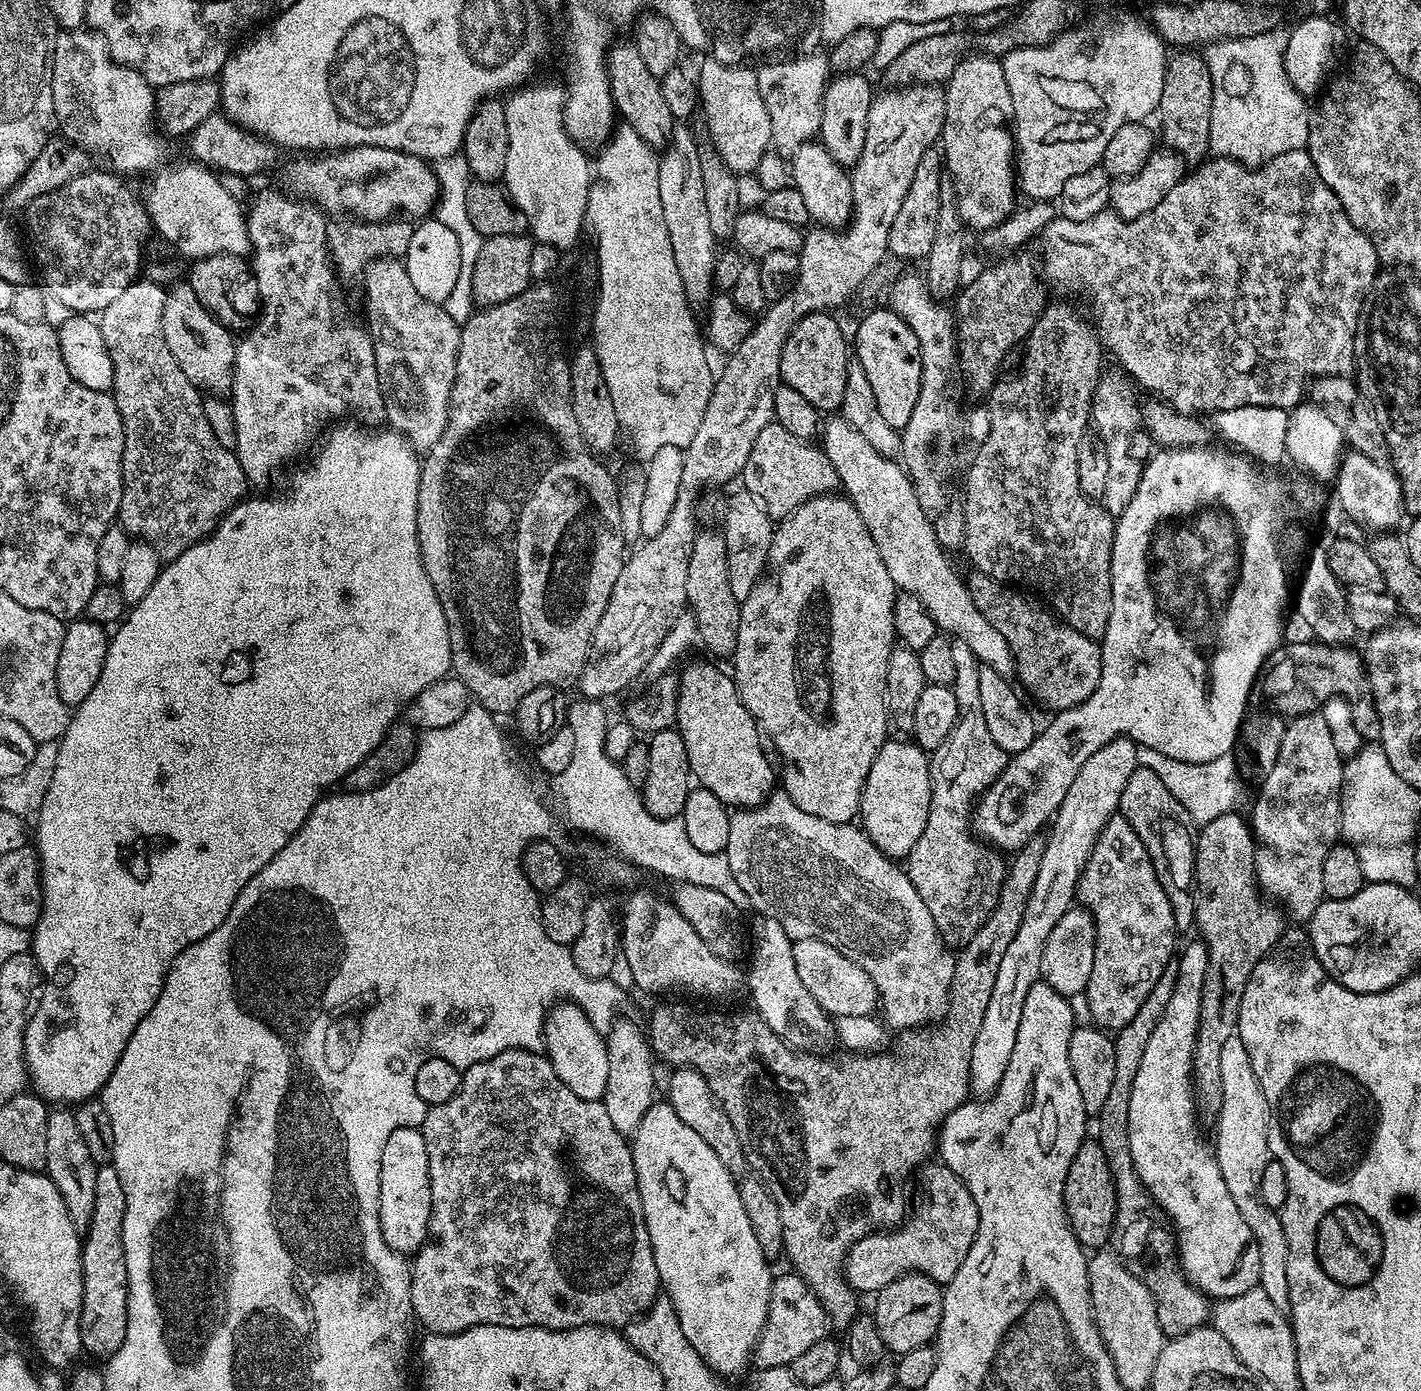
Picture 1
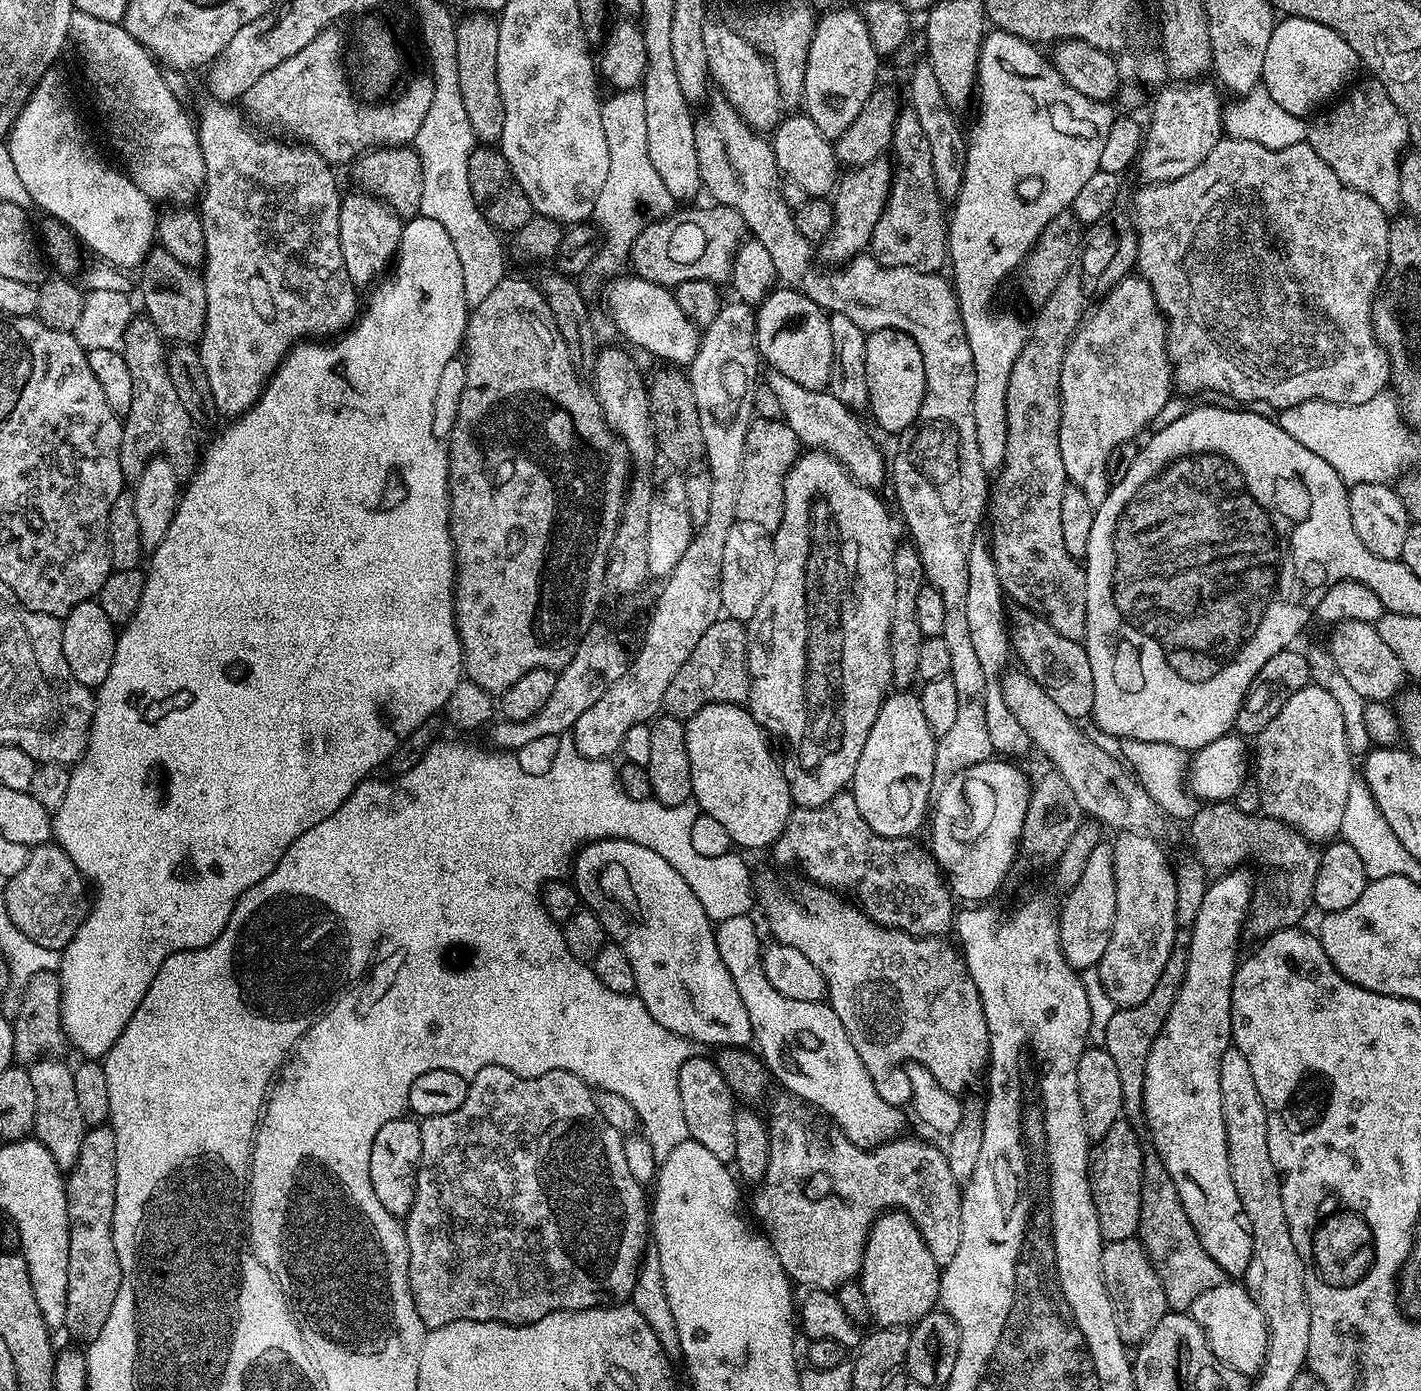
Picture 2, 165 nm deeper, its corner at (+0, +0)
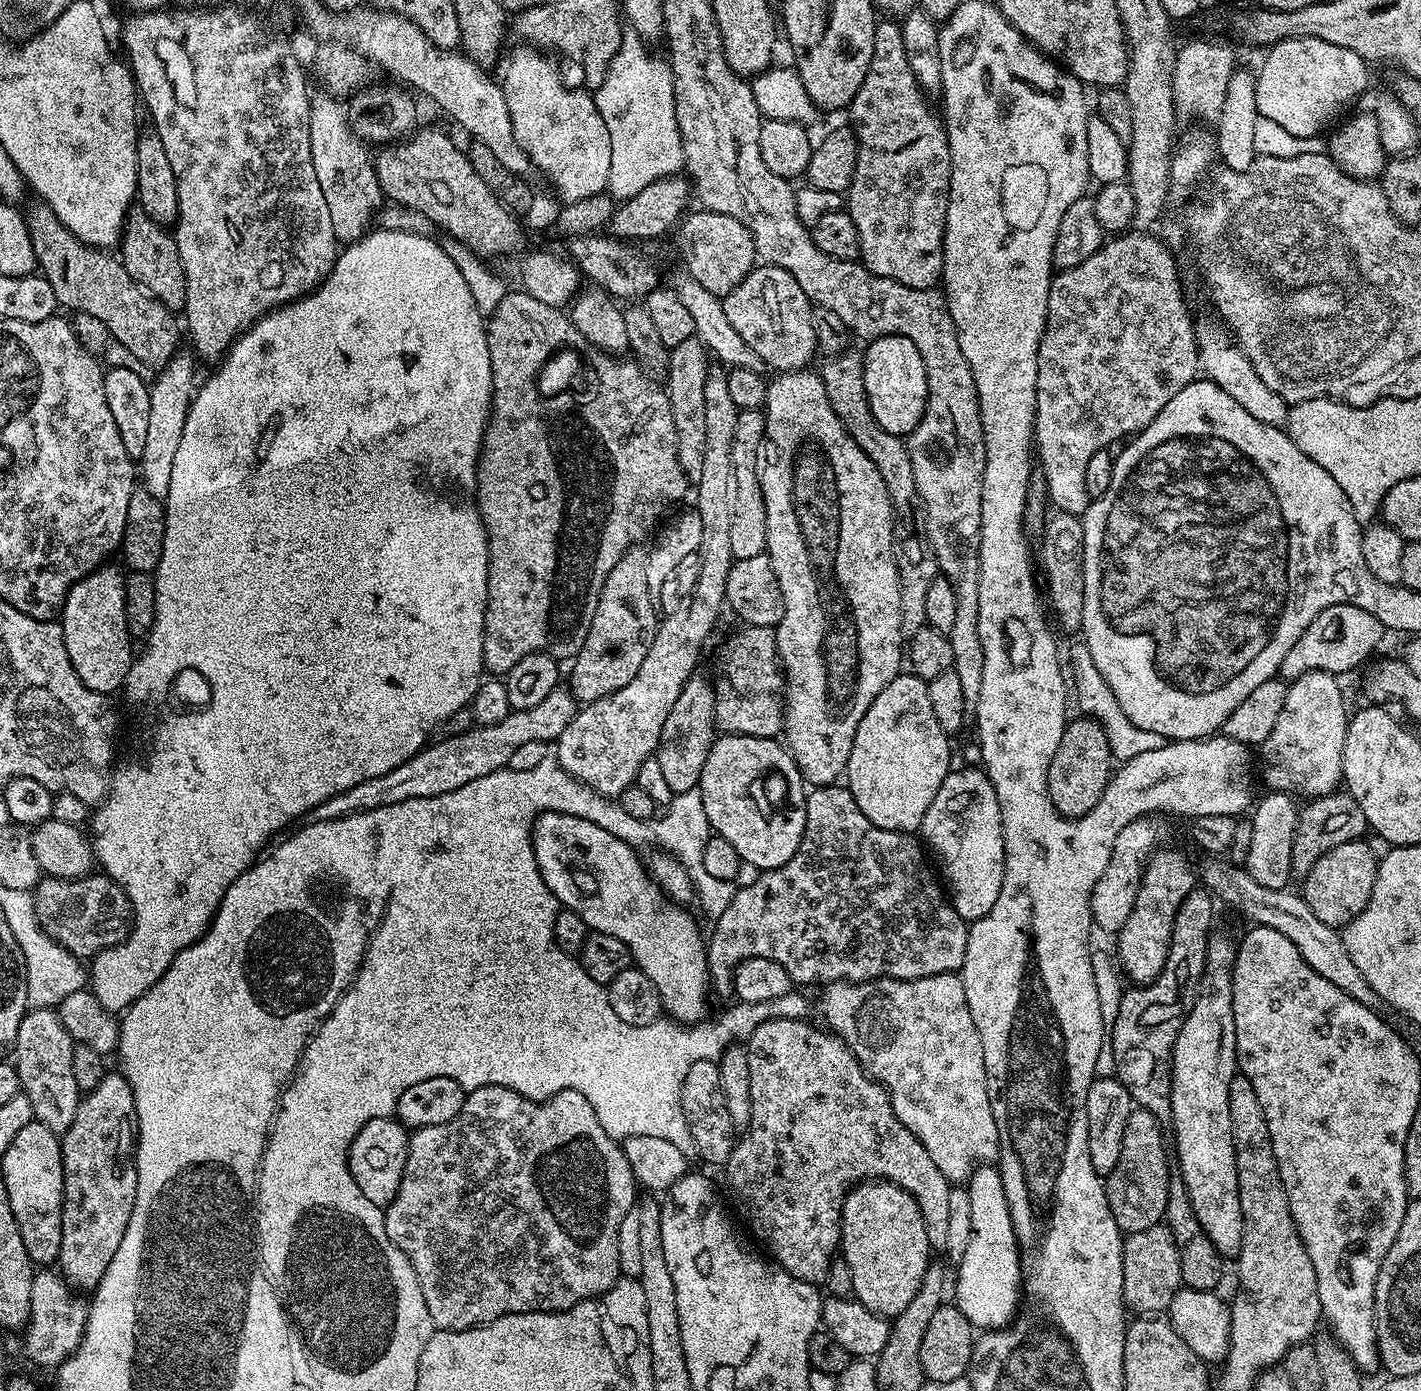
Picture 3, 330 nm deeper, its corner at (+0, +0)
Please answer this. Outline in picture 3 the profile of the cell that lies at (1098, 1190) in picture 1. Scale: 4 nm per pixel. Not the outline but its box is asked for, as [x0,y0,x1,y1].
[1104,1106,1170,1233]

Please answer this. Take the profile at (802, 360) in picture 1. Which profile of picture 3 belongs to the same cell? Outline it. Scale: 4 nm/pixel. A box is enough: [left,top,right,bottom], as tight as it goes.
[723,263,818,373]

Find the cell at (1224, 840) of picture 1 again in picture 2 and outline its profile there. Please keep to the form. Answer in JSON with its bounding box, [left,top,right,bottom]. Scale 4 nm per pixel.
[1191,802,1321,938]

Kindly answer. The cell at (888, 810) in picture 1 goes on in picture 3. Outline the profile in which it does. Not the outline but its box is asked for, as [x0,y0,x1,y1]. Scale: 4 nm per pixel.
[846,674,953,833]

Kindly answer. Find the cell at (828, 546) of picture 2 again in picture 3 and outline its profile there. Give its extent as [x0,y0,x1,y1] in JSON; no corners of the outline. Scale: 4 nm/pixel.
[759,370,902,786]

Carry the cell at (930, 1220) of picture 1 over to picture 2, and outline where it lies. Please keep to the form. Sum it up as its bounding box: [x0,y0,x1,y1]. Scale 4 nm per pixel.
[752,1098,962,1293]

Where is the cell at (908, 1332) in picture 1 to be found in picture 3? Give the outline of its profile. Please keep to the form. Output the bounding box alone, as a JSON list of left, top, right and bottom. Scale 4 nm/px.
[840,1180,930,1318]

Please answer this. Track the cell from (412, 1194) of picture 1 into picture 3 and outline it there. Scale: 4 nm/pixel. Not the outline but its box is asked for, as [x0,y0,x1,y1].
[348,1116,409,1208]

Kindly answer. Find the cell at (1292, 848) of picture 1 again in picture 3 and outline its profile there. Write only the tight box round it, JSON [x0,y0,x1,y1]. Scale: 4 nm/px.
[1259,672,1350,798]

